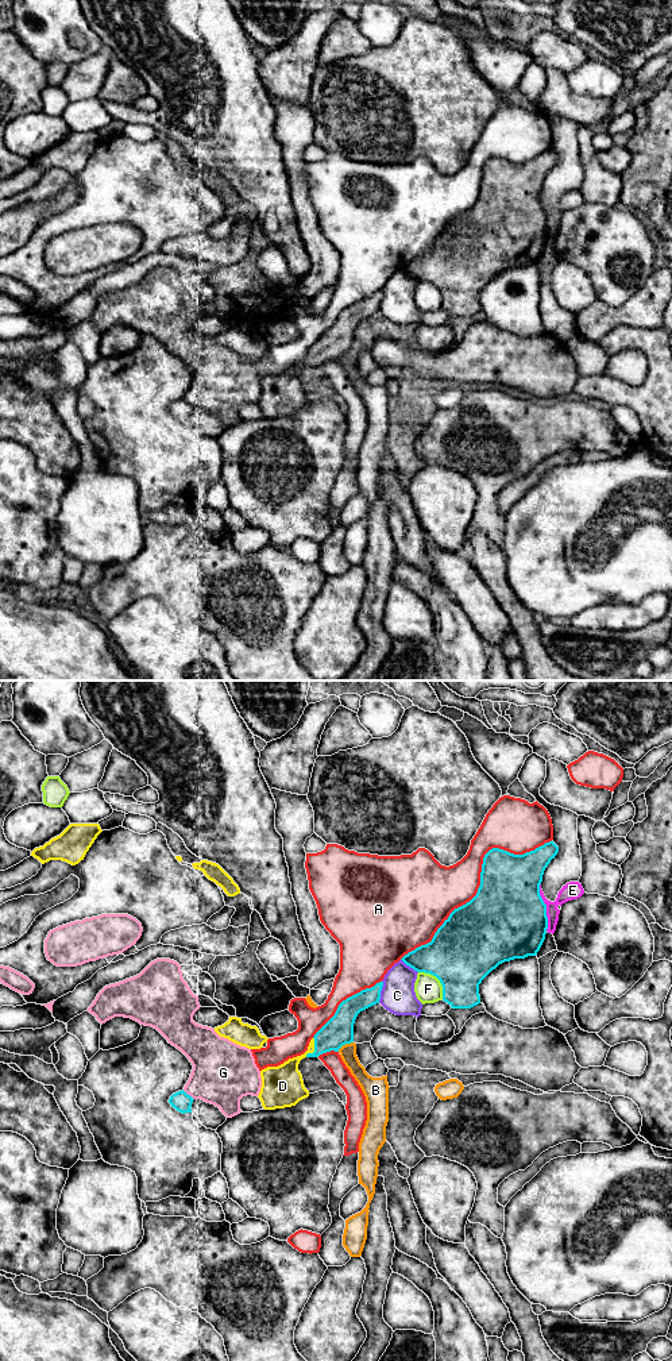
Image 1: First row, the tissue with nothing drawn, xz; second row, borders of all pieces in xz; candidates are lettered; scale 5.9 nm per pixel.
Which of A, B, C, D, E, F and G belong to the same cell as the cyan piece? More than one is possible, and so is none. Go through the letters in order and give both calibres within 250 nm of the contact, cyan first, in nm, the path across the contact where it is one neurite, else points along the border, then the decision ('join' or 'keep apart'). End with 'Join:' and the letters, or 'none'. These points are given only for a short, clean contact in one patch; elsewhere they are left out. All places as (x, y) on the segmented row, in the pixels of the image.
A: 460/280 nm | keep apart
B: 180/100 nm | along xz (352, 1041), (338, 1051) | keep apart
C: 130/200 nm | keep apart
D: 180/180 nm | keep apart
E: 480/110 nm | keep apart
F: 400/160 nm | keep apart
G: 110/360 nm | keep apart
Join: none

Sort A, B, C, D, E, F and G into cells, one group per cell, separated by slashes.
A / B / C / D / E / F / G

